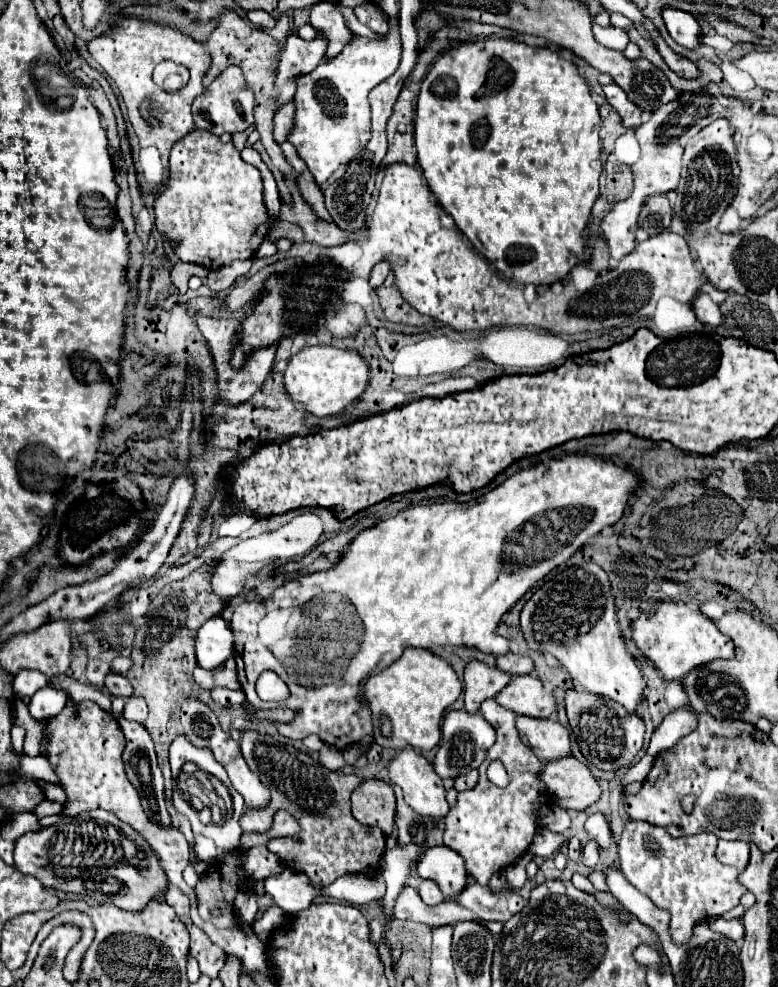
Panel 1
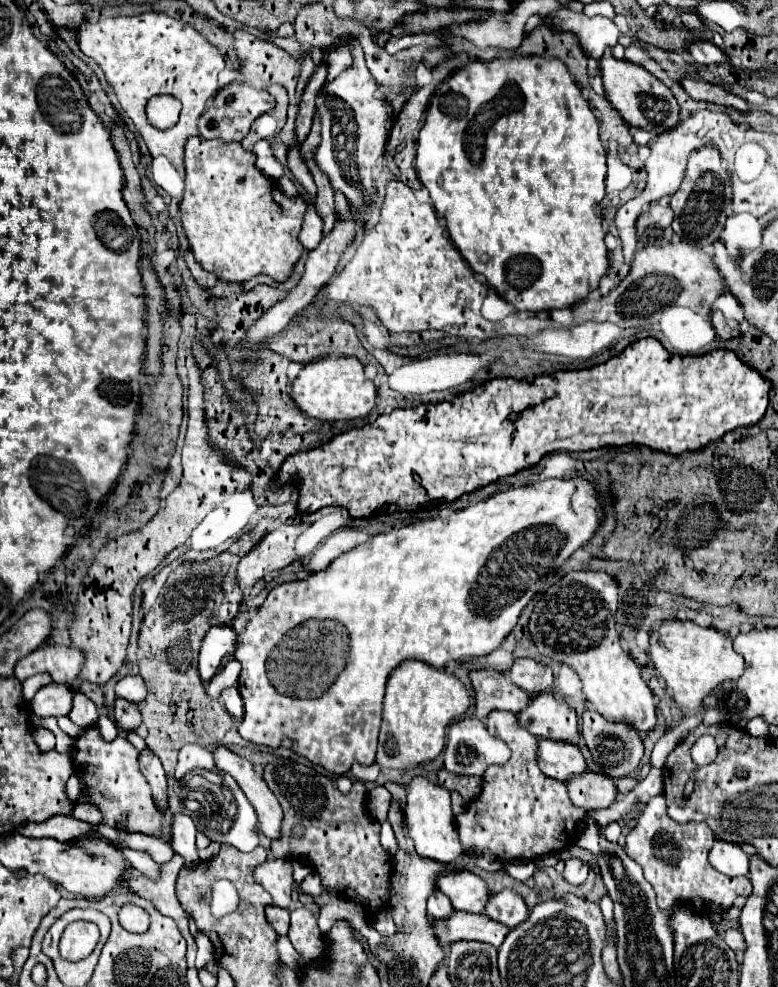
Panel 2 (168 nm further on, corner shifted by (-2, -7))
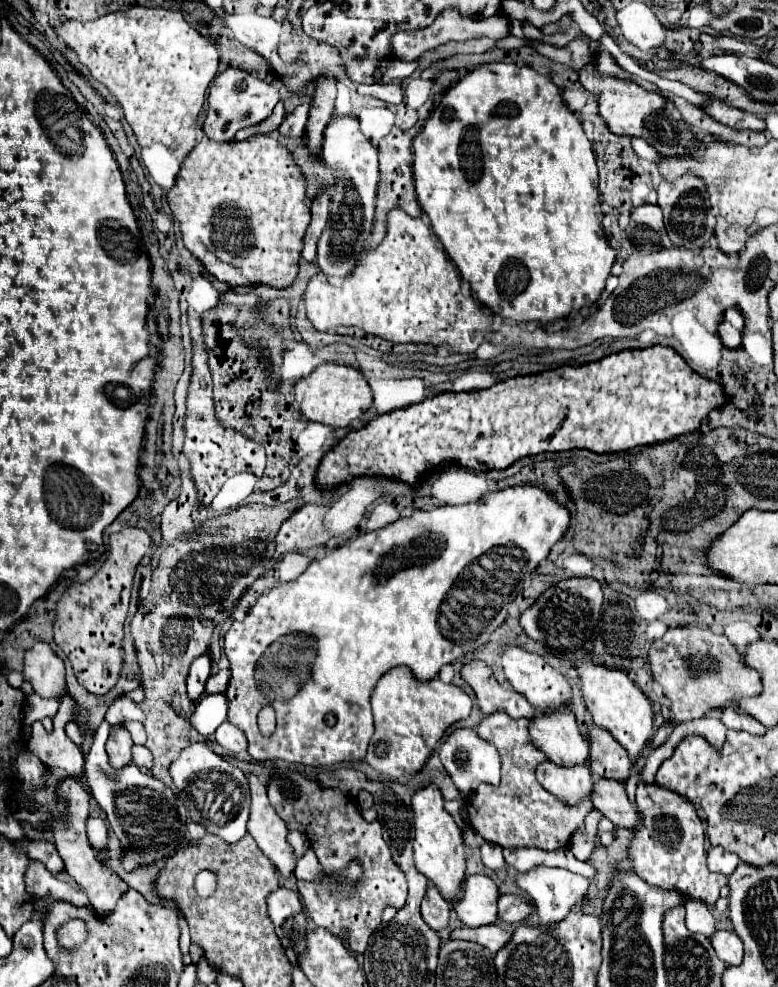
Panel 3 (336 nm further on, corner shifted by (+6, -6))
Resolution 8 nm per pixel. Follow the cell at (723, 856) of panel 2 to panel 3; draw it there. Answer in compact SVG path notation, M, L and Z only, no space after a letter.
M711 846L707 852L707 866L711 872L721 872L725 876L731 876L737 864L739 864L739 856L723 850L721 846Z

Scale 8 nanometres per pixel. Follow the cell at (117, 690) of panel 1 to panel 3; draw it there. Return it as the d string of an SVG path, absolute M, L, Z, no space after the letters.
M111 726L111 734L107 740L107 754L109 764L113 768L123 768L131 760L131 736L123 726Z

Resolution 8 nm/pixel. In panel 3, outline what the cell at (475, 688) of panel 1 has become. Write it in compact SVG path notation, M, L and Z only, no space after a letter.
M471 660L461 668L461 676L475 690L481 712L487 716L495 710L505 710L511 718L531 718L533 706L515 690L501 686L491 668L481 660Z

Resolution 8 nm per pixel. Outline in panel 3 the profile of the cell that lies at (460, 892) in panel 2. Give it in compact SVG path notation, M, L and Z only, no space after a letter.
M467 876L461 892L461 898L453 902L453 910L465 926L477 928L497 920L499 890L489 876Z

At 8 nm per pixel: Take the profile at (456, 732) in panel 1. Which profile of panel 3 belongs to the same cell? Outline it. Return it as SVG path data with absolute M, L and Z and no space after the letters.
M457 728L453 730L445 742L439 748L439 758L445 766L445 770L449 772L449 776L453 778L455 786L465 794L473 794L475 788L481 782L489 782L489 784L497 784L499 782L499 770L501 770L501 758L497 748L491 742L485 742L483 738L477 736L475 730L471 728Z

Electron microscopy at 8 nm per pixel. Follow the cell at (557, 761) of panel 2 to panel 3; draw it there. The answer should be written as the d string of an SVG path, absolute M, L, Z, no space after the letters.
M545 760L537 766L537 780L557 798L563 798L567 804L575 804L581 798L589 798L593 782L591 770L585 764L559 766L551 760Z

